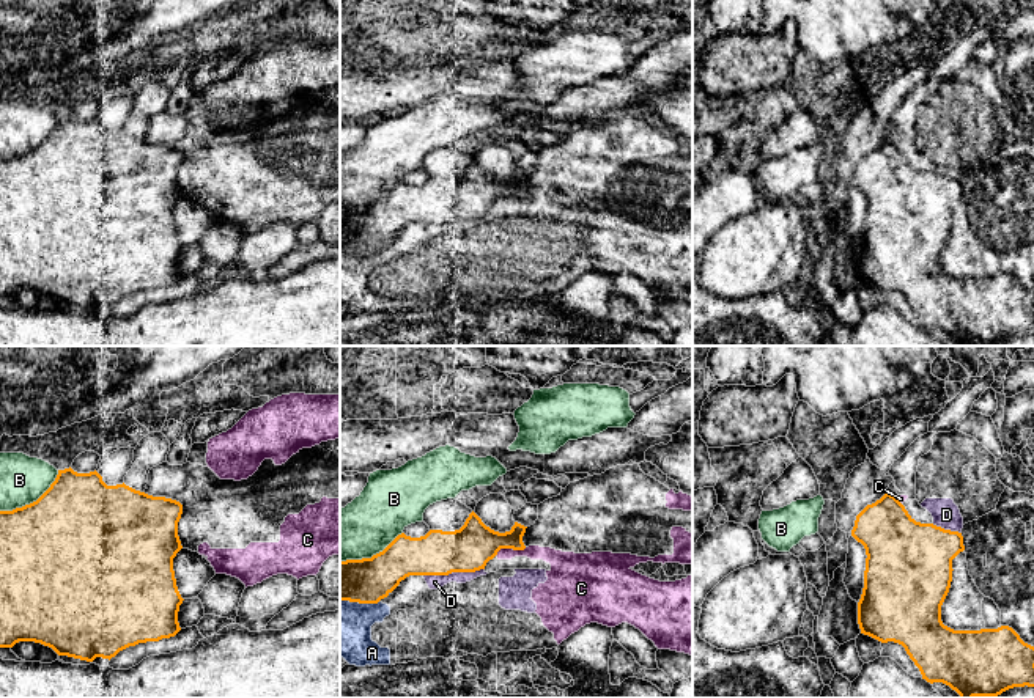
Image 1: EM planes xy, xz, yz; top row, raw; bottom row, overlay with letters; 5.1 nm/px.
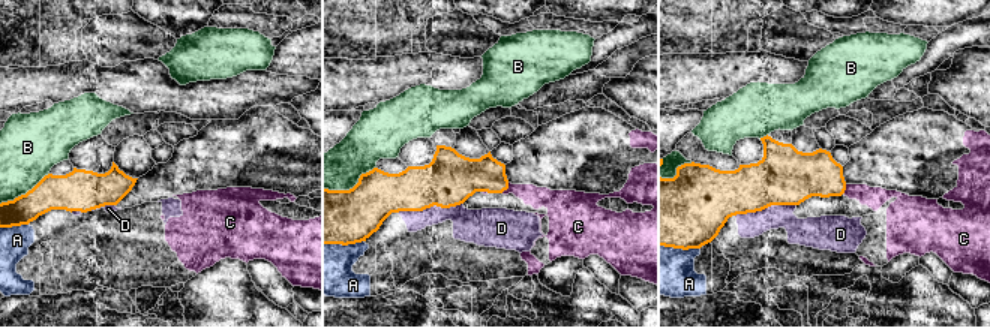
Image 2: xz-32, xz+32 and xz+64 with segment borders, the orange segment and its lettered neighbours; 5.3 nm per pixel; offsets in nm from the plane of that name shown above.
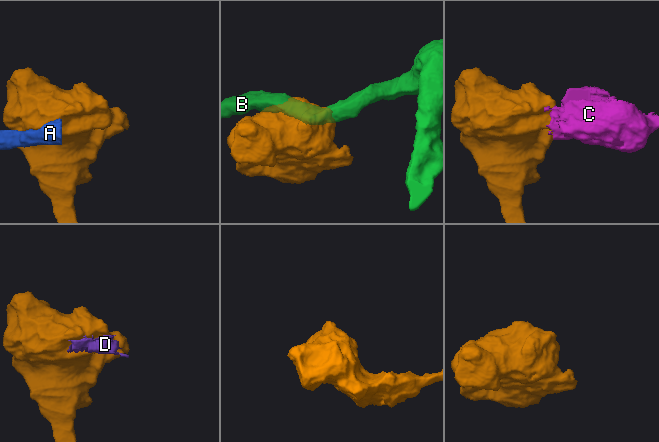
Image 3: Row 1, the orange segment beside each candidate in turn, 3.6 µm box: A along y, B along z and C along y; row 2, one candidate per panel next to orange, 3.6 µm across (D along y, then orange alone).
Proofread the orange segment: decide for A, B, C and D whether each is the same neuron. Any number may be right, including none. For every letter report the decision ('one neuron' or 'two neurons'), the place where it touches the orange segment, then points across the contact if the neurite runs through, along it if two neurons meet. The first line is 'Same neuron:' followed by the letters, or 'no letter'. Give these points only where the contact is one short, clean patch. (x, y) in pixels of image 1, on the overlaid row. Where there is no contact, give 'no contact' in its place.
Same neuron: no letter
A: two neurons; meets orange in xz at (359, 602)
B: two neurons; meets orange in xy at (33, 502)
C: two neurons; meets orange in xz at (510, 547); border along xz (526, 547), (501, 549), (494, 555)
D: two neurons; meets orange in xz at (454, 571)

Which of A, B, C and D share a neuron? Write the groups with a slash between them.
A C D / B

